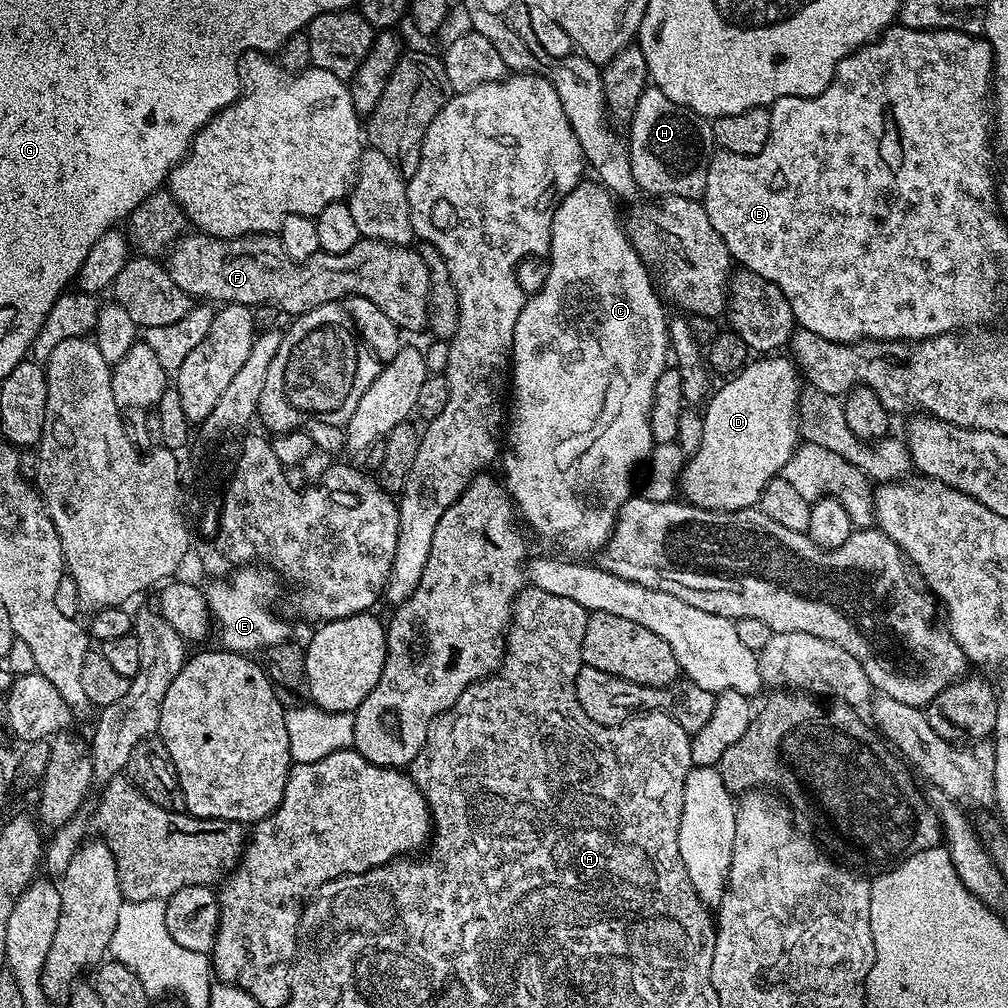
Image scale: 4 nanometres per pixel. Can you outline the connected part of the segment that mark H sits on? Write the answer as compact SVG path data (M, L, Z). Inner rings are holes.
M649 86L638 98L638 106L632 111L630 117L631 124L632 129L626 132L628 157L636 185L639 186L641 193L653 192L651 195L656 198L677 196L700 200L706 190L706 174L714 155L712 120L707 116L691 112L688 108L678 106L678 102L670 102L670 98L662 94L662 90Z

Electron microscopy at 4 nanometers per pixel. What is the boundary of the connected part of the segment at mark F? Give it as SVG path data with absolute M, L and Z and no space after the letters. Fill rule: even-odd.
M276 234L235 236L229 240L195 235L181 236L166 253L166 267L170 278L174 278L174 286L188 296L204 302L220 300L221 305L275 304L281 313L289 312L292 318L326 302L361 296L374 302L405 333L425 331L430 274L415 247L361 238L345 253L319 251L305 266L289 258Z

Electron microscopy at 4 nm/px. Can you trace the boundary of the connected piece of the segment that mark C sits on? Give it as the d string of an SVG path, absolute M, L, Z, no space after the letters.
M581 182L556 205L552 214L552 243L548 245L546 253L548 273L544 276L544 285L533 296L531 293L525 299L522 314L518 314L518 322L514 326L510 361L510 396L511 399L512 396L516 399L516 405L513 408L511 405L510 408L510 431L506 436L506 444L507 447L508 444L512 447L512 456L503 457L503 460L505 459L503 479L519 515L520 512L524 515L525 522L538 535L561 536L570 547L577 548L580 552L595 553L608 543L622 506L634 495L632 479L636 476L636 467L640 463L641 467L652 455L654 441L651 434L651 408L655 403L655 387L658 386L658 380L670 364L670 345L669 317L664 316L665 301L654 283L653 273L628 241L622 216L616 213L617 201L612 193L599 182L591 183Z

